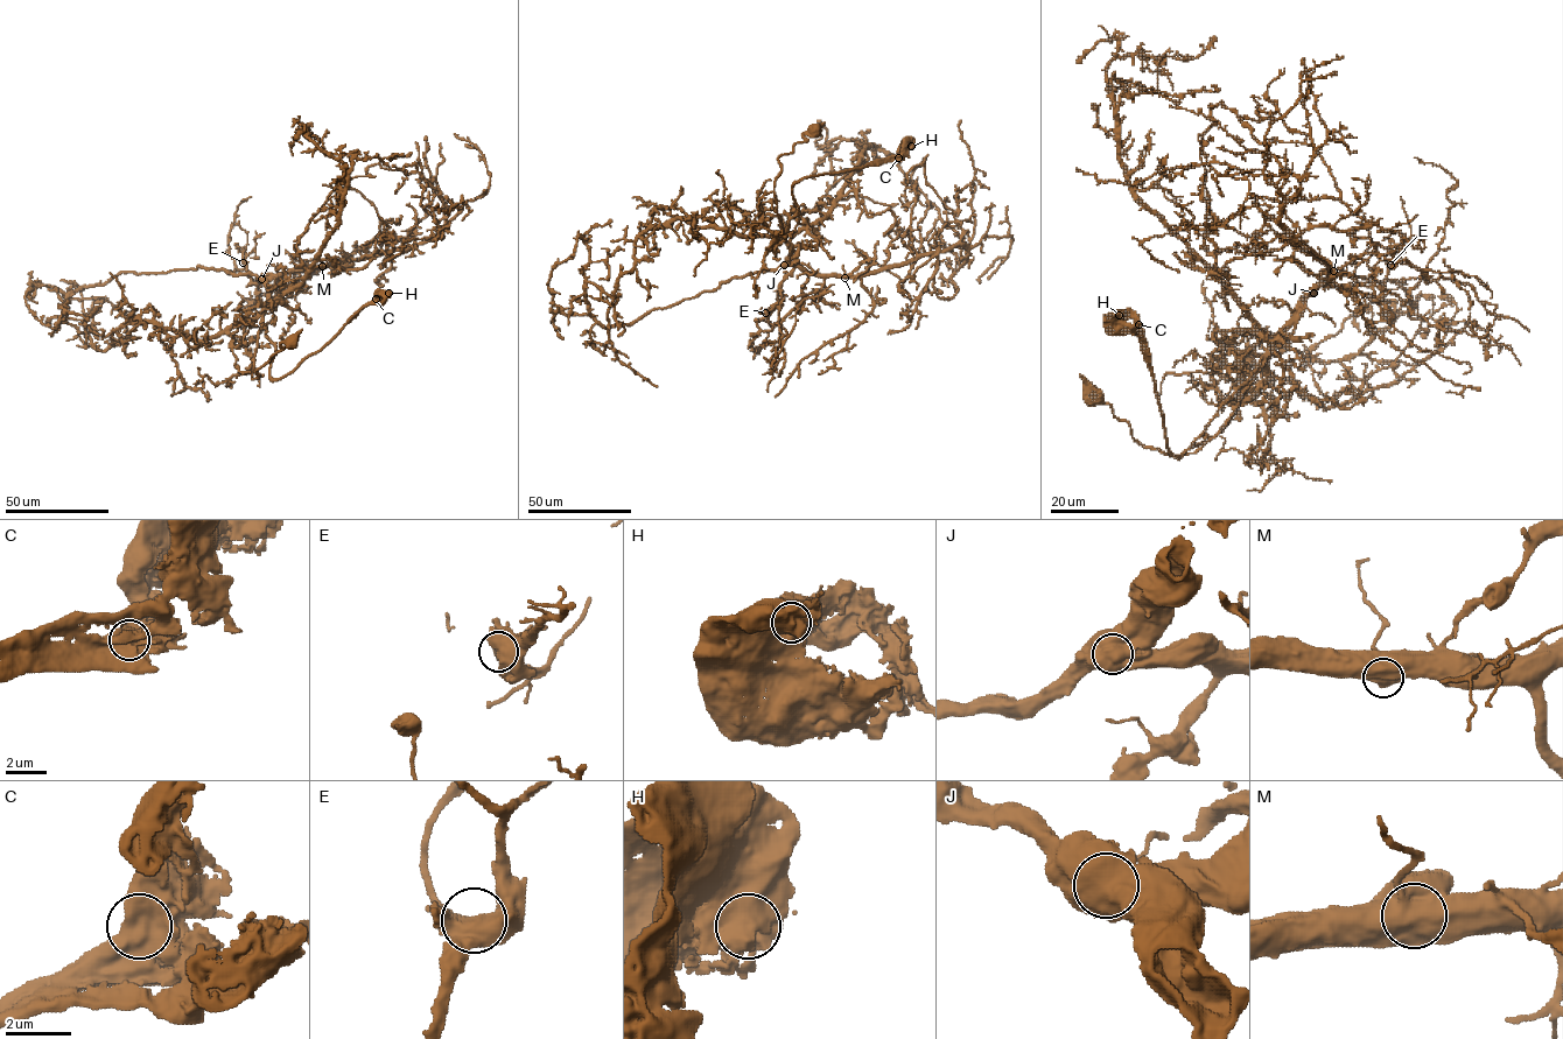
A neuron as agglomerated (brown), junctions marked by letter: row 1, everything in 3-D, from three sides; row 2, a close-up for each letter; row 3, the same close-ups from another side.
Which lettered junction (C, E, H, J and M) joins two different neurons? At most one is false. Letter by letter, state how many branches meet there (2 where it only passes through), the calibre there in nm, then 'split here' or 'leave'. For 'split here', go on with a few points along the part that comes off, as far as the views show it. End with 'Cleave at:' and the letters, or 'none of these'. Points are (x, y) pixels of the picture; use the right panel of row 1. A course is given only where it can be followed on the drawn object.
C: 1 | 1200 nm | leave
E: 1 | 950 nm | leave
H: 1 | 1300 nm | leave
J: 1 | 1450 nm | split here | (1313, 292), (1330, 271), (1280, 224), (1280, 210), (1298, 189), (1295, 176), (1215, 162), (1125, 184), (1076, 169)
M: 1 | 950 nm | leave
Cleave at: J

